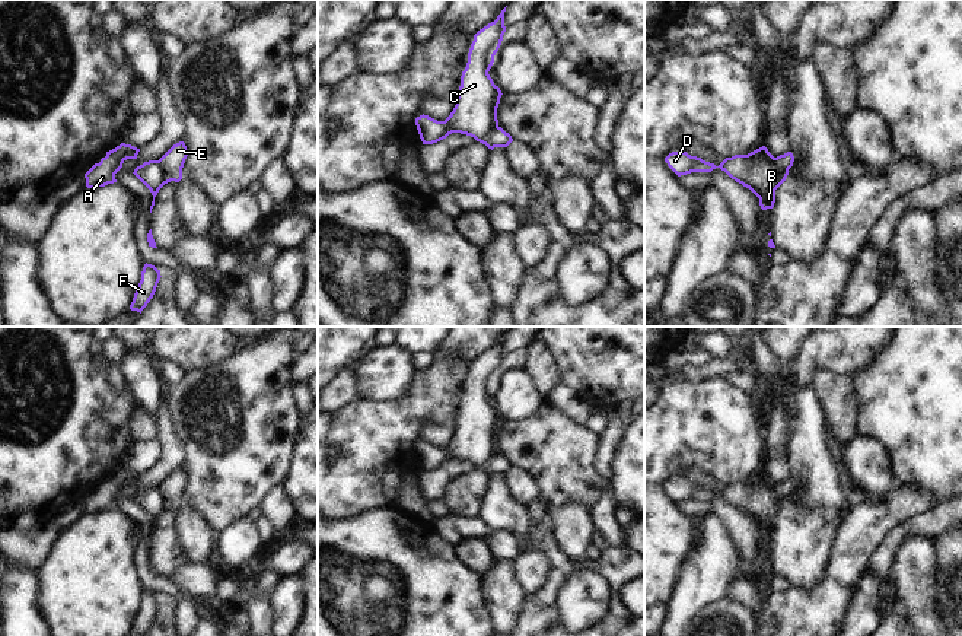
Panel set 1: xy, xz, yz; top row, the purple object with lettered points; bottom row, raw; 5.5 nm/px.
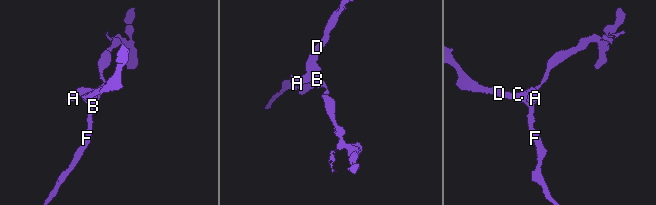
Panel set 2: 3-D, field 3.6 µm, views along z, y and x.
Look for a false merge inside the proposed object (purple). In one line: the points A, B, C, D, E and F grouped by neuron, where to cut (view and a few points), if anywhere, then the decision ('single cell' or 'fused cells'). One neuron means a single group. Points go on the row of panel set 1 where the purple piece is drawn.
A B C D F / E | xy (158, 161), (172, 180) | fused cells

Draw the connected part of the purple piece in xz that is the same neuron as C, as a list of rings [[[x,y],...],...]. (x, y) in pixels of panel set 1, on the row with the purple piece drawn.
[[[506,7],[494,22],[474,35],[468,63],[461,76],[456,105],[450,115],[445,121],[424,114],[415,118],[423,144],[437,143],[452,133],[471,136],[481,143],[498,127],[497,108],[503,93],[488,71],[506,32],[504,12]]]

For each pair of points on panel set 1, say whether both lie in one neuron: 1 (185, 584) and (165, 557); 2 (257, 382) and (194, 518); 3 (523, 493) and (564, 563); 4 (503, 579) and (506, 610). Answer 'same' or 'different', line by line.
1: different
2: different
3: different
4: same

